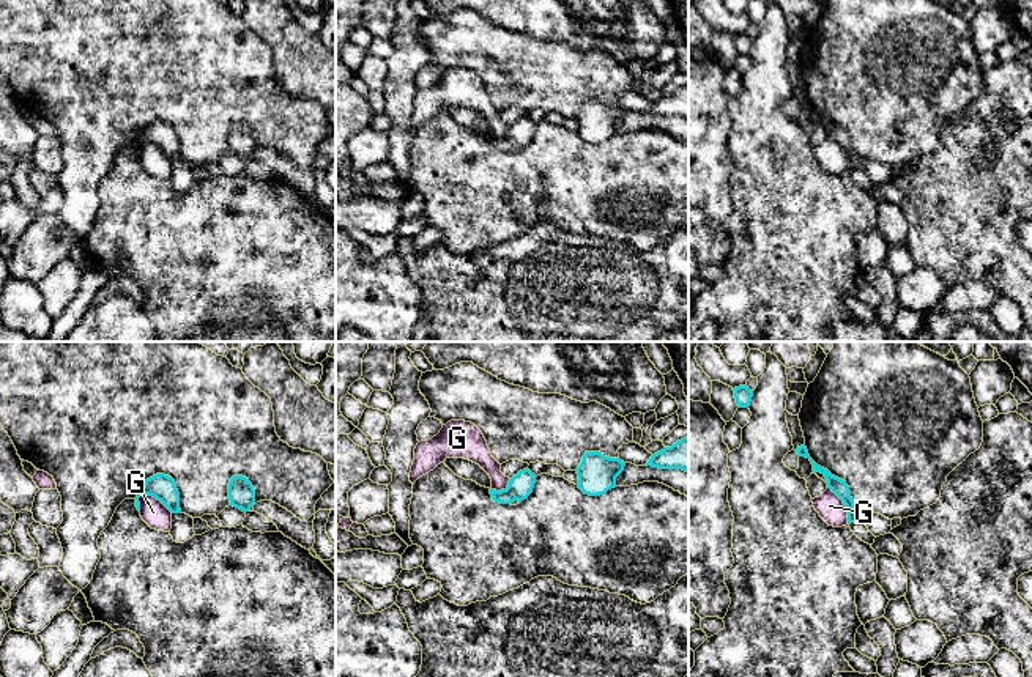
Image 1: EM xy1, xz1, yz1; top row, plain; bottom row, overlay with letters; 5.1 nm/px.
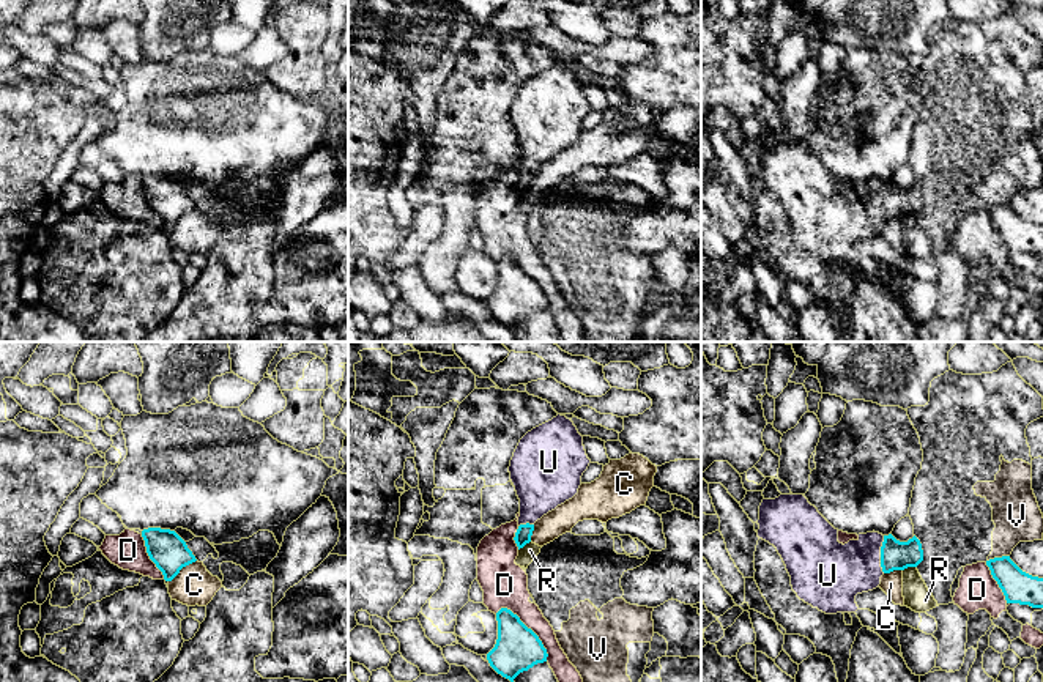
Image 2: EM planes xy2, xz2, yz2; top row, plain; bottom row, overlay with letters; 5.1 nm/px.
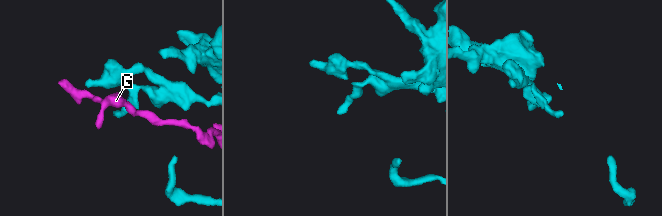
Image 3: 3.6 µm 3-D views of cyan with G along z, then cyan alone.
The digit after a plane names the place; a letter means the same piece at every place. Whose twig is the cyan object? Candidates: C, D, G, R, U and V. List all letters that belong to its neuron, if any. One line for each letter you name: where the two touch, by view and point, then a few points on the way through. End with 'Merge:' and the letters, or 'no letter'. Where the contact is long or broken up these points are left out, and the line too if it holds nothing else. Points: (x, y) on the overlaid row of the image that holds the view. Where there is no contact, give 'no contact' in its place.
U: meets cyan in yz2 at (881, 555); runs through yz2 (895, 555), (881, 555), (835, 572)
Merge: U

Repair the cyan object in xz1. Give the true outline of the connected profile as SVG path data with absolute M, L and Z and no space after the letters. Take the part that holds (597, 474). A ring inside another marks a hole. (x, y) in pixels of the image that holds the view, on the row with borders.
M586 452L577 468L577 485L585 494L605 494L616 486L616 477L624 471L624 466L626 463L619 458L603 457L600 452Z

